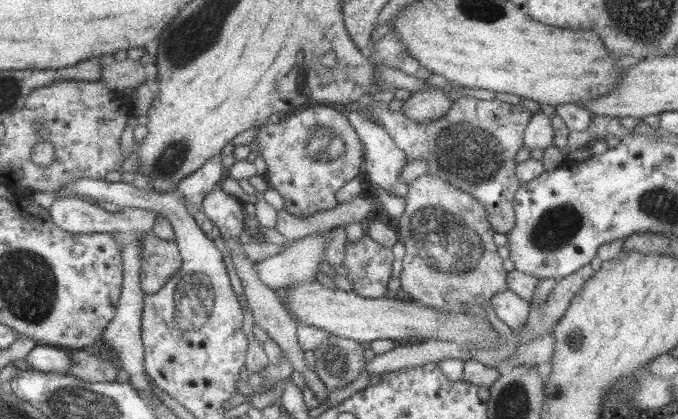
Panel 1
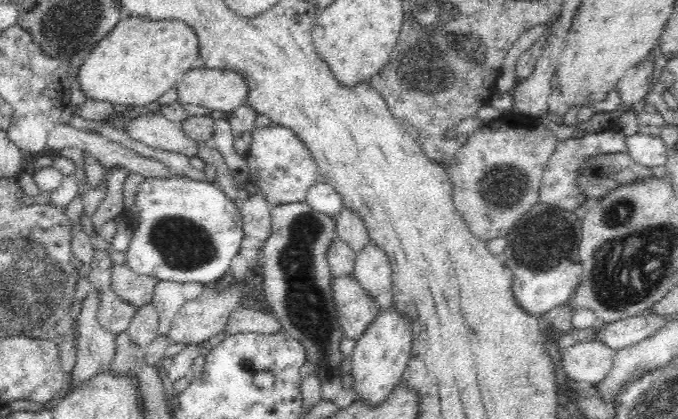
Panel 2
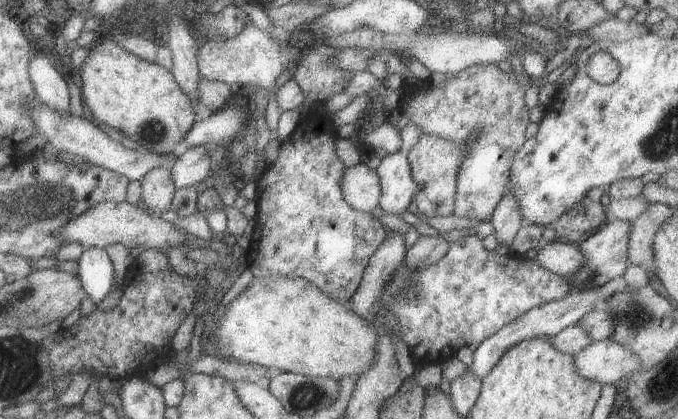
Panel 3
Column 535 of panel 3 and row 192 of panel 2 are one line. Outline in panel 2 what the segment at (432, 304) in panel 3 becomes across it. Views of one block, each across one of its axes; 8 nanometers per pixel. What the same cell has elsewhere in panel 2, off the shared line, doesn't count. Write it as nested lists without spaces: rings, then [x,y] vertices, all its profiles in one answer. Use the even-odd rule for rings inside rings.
[[[268,124],[252,130],[253,139],[244,159],[249,168],[249,180],[266,195],[268,204],[293,203],[304,201],[307,188],[322,177],[317,162],[308,148],[295,135],[291,128],[279,124]]]

